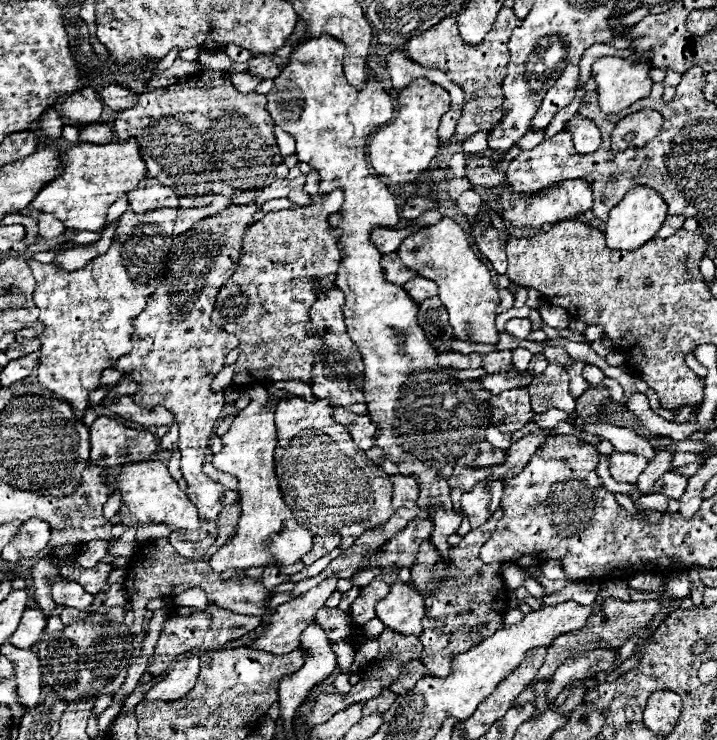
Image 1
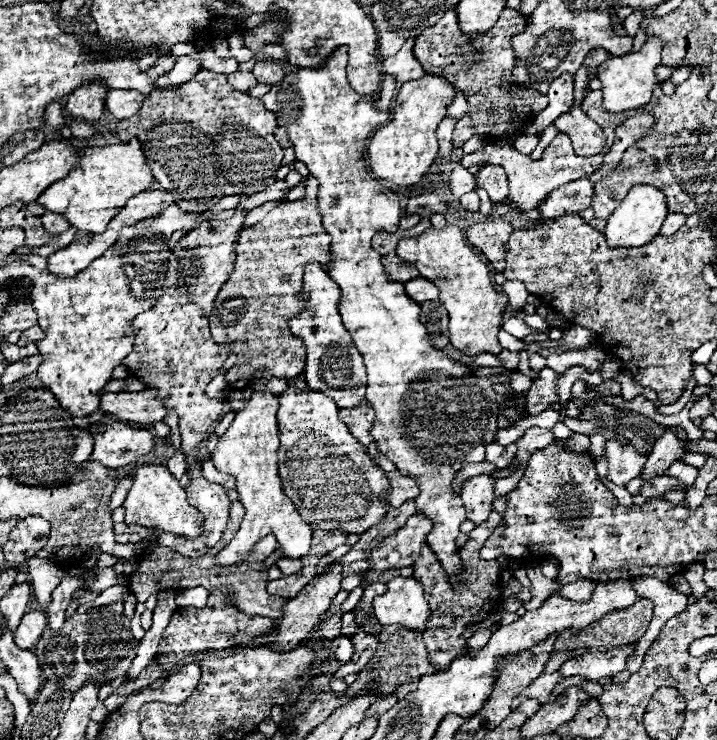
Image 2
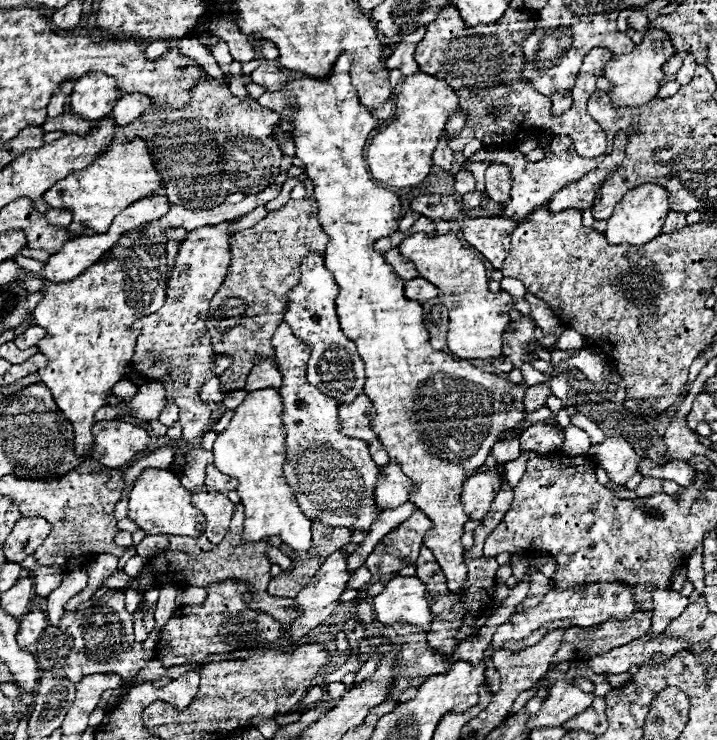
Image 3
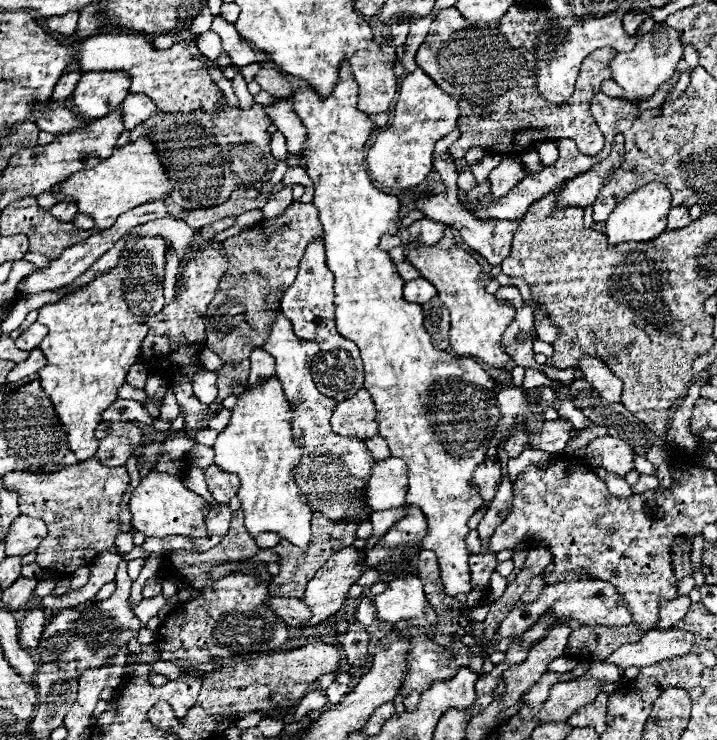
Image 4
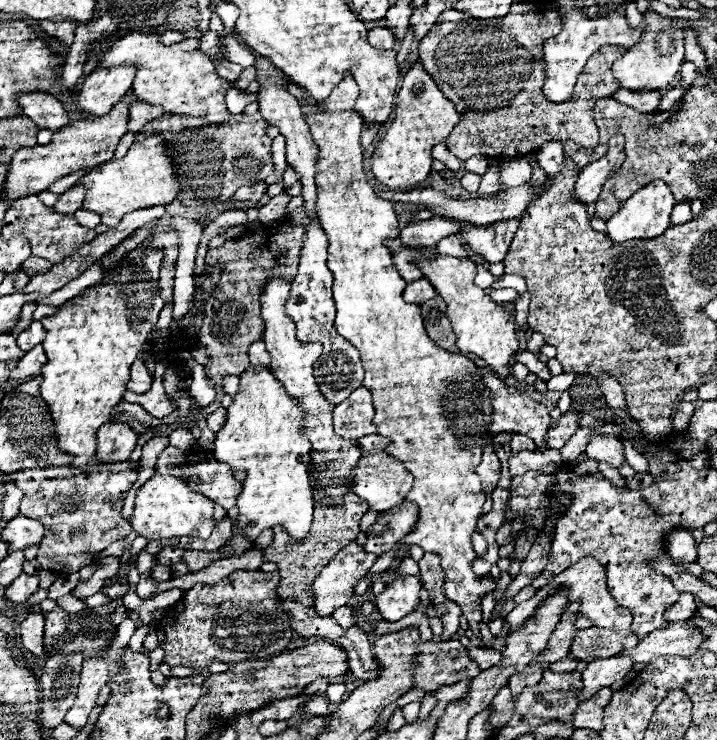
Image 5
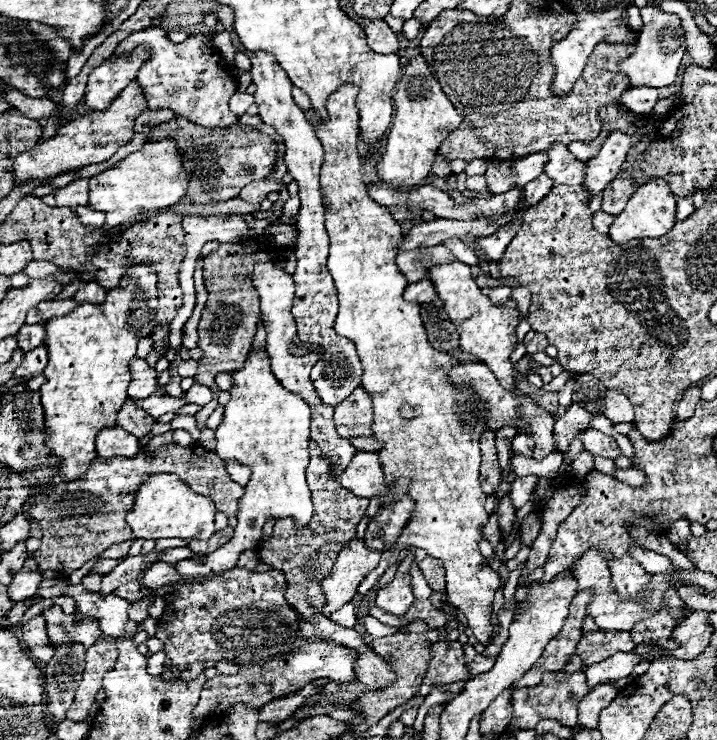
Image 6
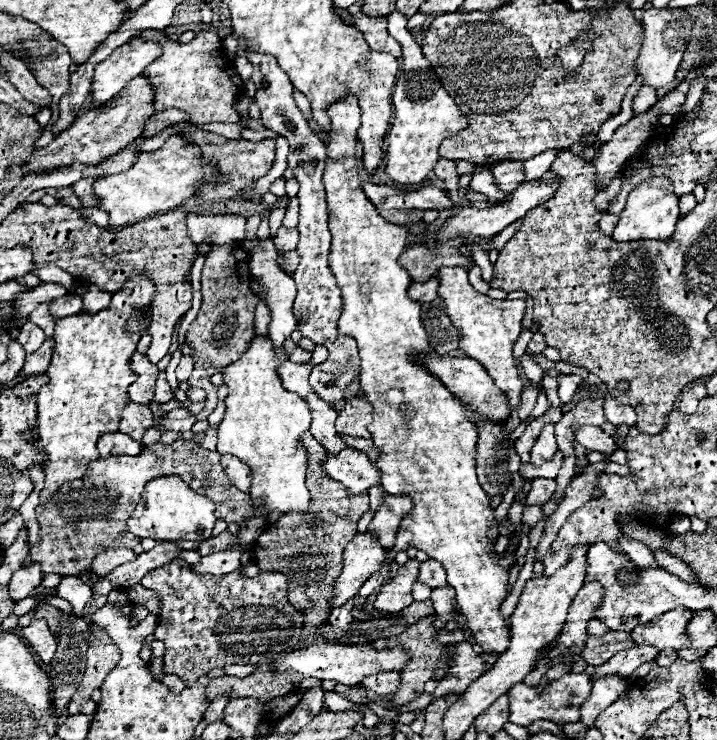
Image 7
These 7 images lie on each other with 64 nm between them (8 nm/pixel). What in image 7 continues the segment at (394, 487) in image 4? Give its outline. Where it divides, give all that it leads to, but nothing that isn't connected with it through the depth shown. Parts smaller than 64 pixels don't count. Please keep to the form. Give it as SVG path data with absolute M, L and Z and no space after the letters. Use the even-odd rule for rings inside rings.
M342 450L342 454L326 454L324 462L324 474L330 480L342 482L352 494L362 494L370 486L376 486L382 478L380 470L370 462L370 458L364 452L358 450Z

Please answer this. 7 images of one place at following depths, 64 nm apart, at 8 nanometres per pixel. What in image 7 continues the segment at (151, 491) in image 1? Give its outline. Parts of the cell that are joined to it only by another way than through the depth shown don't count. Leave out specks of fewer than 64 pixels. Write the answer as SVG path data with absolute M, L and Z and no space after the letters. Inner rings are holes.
M162 476L146 484L142 500L136 504L136 510L128 518L128 530L138 538L152 538L158 542L168 540L208 540L212 536L214 502L198 492L194 492L178 476Z

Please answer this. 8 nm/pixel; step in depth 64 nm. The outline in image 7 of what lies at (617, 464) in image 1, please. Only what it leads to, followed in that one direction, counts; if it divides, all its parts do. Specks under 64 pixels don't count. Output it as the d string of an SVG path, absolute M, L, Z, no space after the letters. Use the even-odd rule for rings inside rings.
M572 426L572 432L574 432L574 440L580 442L588 450L602 452L602 454L612 454L616 450L614 438L608 436L602 428L596 428L596 426Z

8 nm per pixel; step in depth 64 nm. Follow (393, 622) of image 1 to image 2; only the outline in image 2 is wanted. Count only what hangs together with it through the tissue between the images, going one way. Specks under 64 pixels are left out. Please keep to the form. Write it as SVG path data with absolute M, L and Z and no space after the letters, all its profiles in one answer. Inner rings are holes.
M396 576L388 582L388 590L382 596L376 596L372 602L374 616L382 626L402 624L416 628L418 632L426 630L430 618L430 606L424 600L424 588L414 578Z

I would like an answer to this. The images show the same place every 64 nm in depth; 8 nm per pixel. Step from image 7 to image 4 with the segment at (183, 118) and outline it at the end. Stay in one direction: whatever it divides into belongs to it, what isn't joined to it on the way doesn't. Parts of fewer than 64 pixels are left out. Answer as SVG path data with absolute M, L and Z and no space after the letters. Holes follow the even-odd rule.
M128 94L126 100L122 102L122 116L124 116L124 128L134 130L144 118L150 118L156 114L156 104L142 94Z

